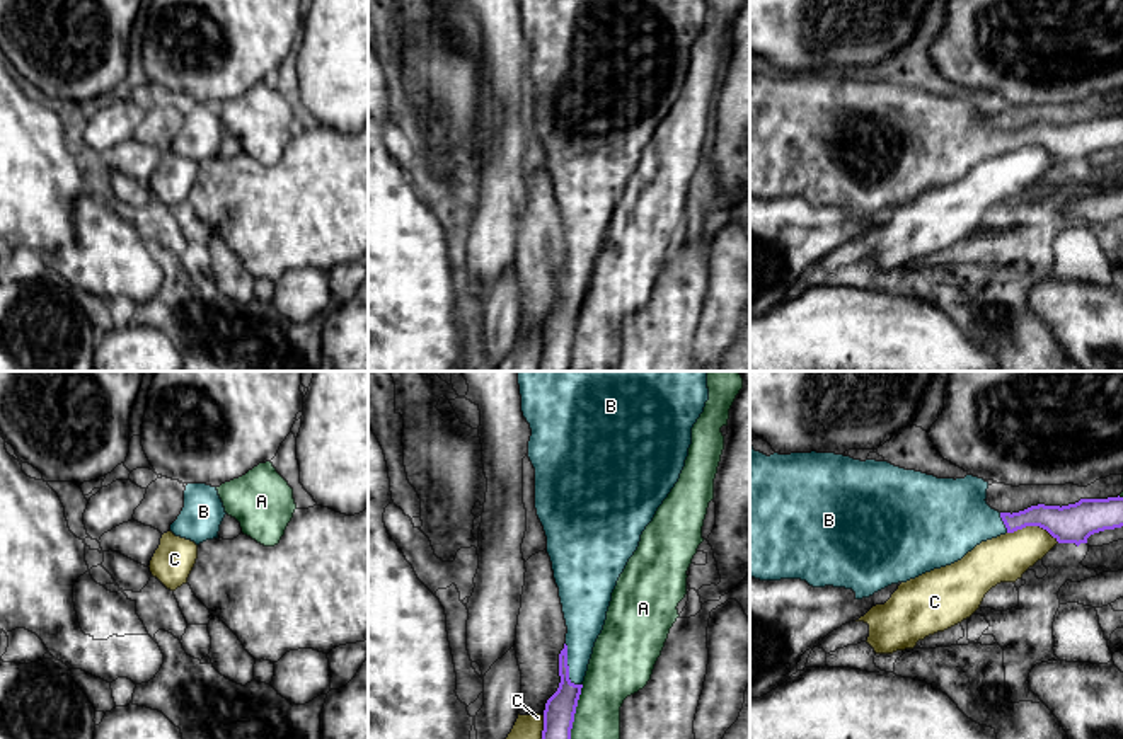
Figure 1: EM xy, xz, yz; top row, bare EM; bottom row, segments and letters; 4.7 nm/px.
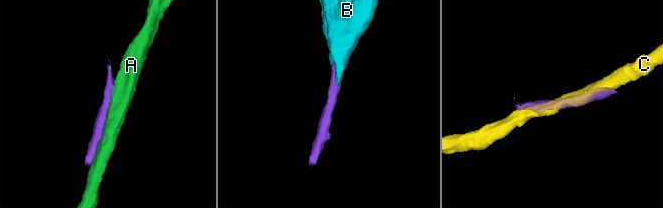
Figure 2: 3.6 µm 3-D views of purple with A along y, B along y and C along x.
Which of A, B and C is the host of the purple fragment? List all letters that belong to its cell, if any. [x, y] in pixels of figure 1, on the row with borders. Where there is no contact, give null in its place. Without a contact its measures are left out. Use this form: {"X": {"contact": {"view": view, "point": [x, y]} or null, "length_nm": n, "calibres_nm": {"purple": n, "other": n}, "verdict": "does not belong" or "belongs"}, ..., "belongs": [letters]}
{"A": {"contact": {"view": "xz", "point": [575, 712]}, "length_nm": 260, "calibres_nm": {"purple": 140, "other": 240}, "verdict": "does not belong"}, "B": {"contact": {"view": "xz", "point": [568, 668]}, "length_nm": 220, "calibres_nm": {"purple": 140, "other": 190}, "verdict": "belongs"}, "C": {"contact": {"view": "yz", "point": [1033, 525]}, "length_nm": 260, "calibres_nm": {"purple": 190, "other": 220}, "verdict": "does not belong"}, "belongs": ["B"]}

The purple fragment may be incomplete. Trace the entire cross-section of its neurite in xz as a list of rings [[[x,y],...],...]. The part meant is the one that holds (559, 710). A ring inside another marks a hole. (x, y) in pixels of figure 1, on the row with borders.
[[[518,371],[530,424],[535,509],[567,627],[561,683],[544,710],[542,739],[571,739],[595,642],[641,535],[680,478],[692,427],[709,400],[707,371]]]

